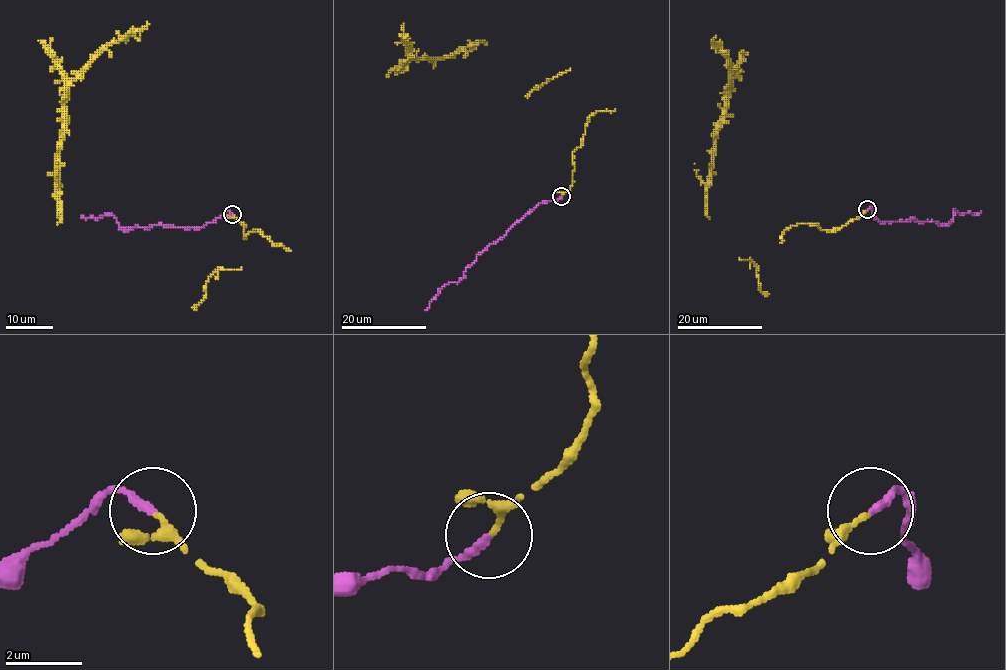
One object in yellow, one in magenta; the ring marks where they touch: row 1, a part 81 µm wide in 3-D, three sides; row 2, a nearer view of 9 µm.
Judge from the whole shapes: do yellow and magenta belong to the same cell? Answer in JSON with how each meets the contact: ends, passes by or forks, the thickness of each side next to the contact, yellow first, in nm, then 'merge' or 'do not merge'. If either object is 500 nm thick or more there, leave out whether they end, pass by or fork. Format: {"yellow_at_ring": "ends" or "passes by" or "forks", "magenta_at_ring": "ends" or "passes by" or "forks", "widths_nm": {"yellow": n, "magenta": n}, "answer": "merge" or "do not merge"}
{"yellow_at_ring": "passes by", "magenta_at_ring": "ends", "widths_nm": {"yellow": 130, "magenta": 220}, "answer": "merge"}

